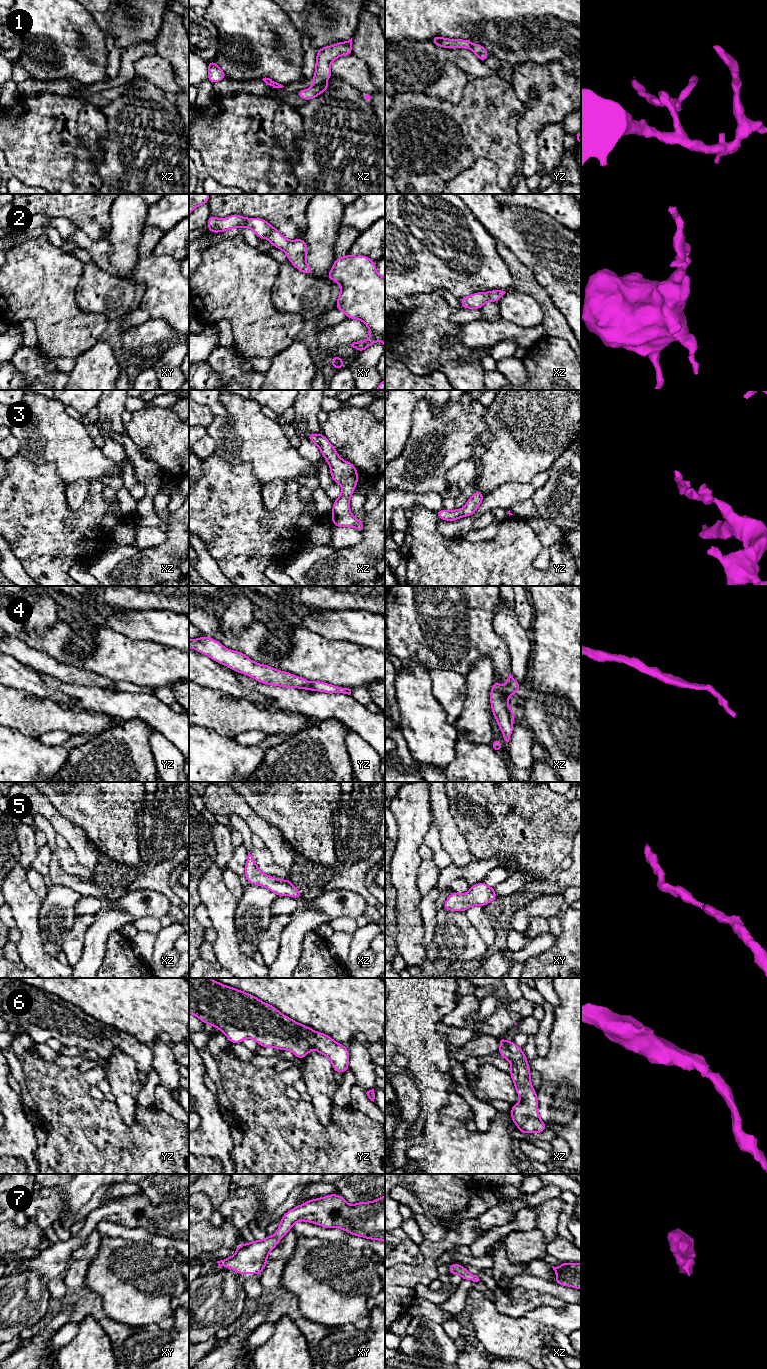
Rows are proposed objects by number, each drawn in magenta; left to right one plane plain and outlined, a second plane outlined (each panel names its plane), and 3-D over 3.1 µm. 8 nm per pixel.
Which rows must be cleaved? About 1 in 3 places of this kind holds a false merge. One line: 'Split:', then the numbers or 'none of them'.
Split: 1

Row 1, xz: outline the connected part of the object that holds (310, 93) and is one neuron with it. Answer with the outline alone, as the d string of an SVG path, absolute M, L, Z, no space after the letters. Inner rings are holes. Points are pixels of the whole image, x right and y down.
M324 82L323 84L318 85L318 86L313 86L308 89L299 90L296 92L296 94L302 99L308 101L310 99L317 97L318 95L320 95L326 89L329 89L329 88L330 88L330 85Z

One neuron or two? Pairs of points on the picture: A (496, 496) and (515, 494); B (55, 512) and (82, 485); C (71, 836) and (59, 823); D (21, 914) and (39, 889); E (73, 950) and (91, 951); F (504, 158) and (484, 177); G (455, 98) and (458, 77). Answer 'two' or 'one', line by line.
A: one
B: two
C: one
D: two
E: two
F: two
G: one

